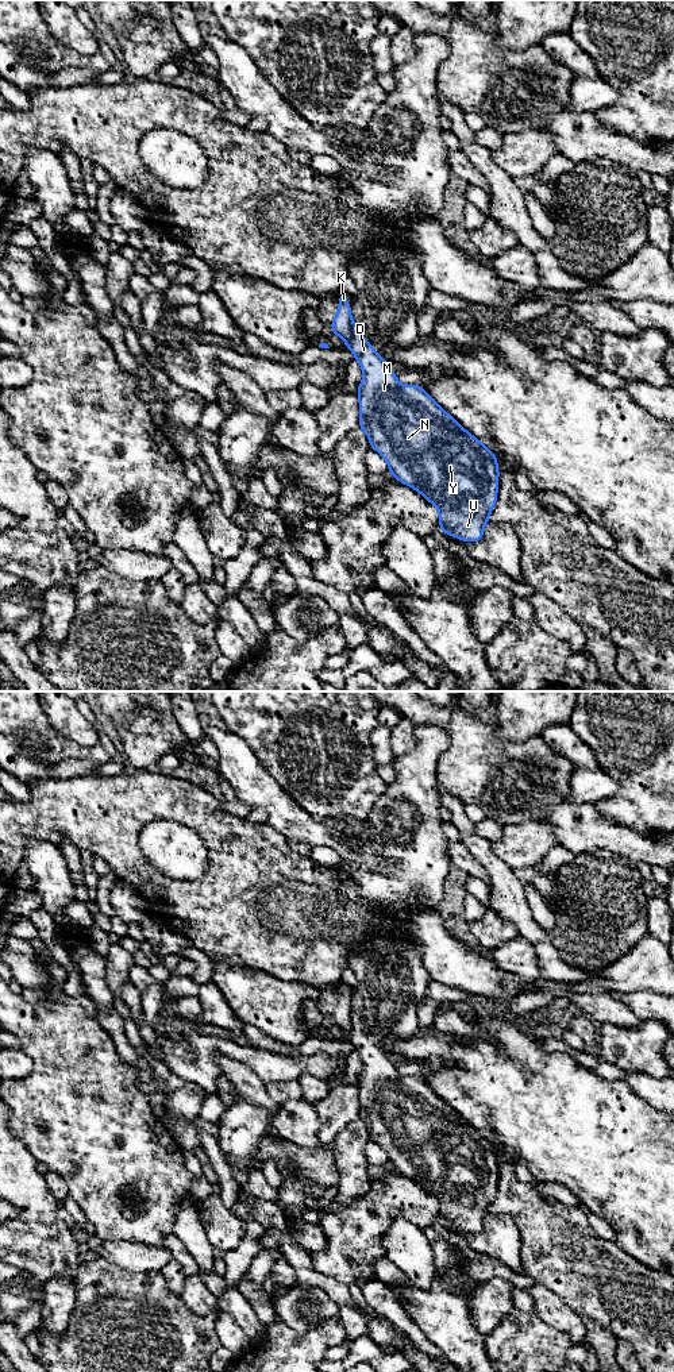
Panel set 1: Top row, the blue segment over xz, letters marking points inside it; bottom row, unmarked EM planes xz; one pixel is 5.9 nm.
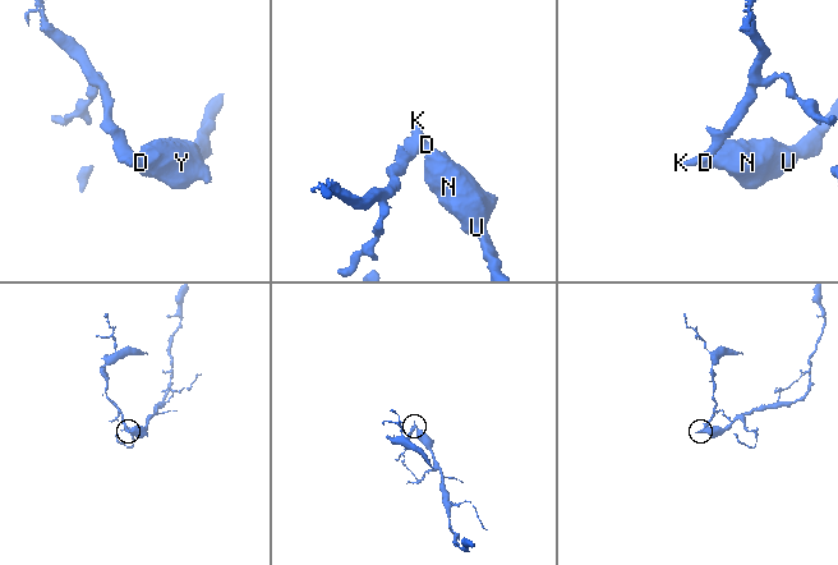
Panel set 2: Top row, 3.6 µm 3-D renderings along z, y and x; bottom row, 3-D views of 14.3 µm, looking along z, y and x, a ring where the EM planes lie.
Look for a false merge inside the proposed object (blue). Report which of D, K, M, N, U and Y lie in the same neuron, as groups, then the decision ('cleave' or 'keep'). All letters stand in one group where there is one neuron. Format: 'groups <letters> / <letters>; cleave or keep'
groups D M N U Y / K; cleave

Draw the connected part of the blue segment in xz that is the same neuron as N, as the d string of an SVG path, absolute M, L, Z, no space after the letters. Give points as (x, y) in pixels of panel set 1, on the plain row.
M354 1011L351 1021L353 1029L347 1040L363 1063L363 1071L357 1082L359 1119L367 1126L370 1140L384 1148L392 1168L413 1179L438 1199L443 1225L463 1233L481 1232L497 1192L497 1148L436 1095L421 1078L400 1075L389 1053L363 1030L363 1021L358 1020Z

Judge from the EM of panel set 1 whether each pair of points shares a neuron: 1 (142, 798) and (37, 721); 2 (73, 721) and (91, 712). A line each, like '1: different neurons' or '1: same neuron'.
1: different neurons
2: different neurons

